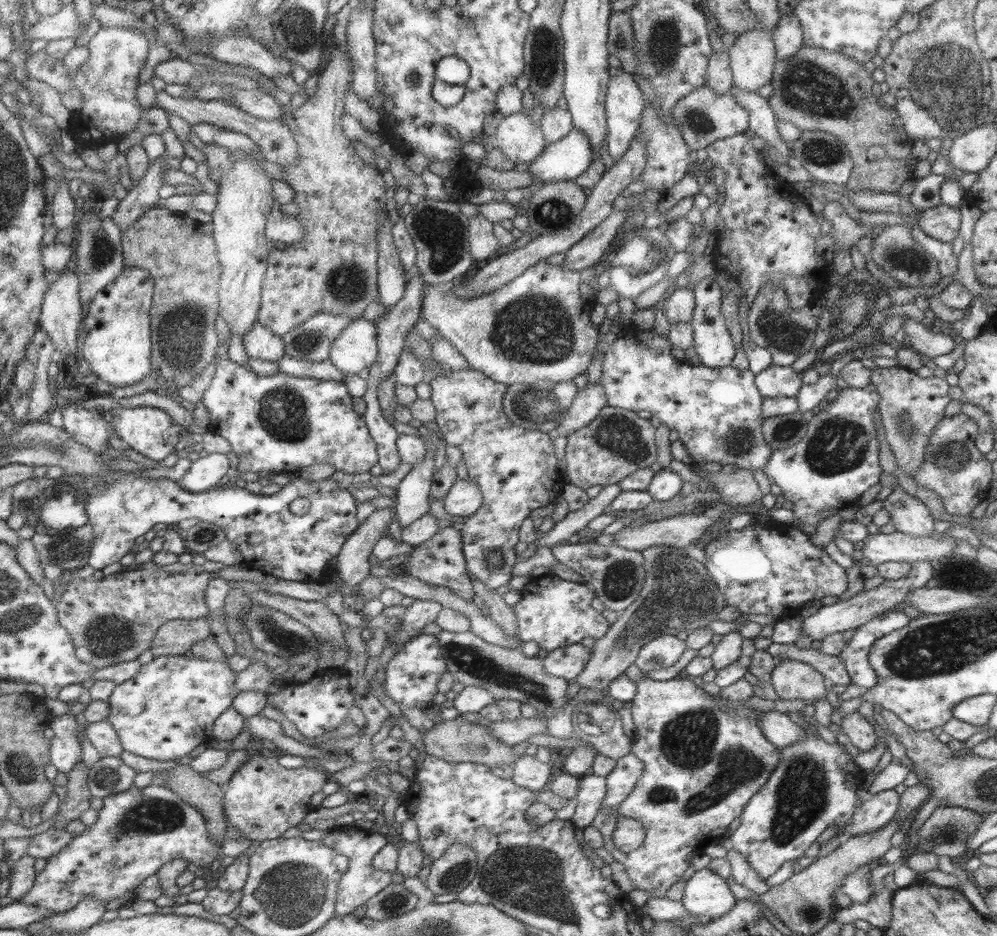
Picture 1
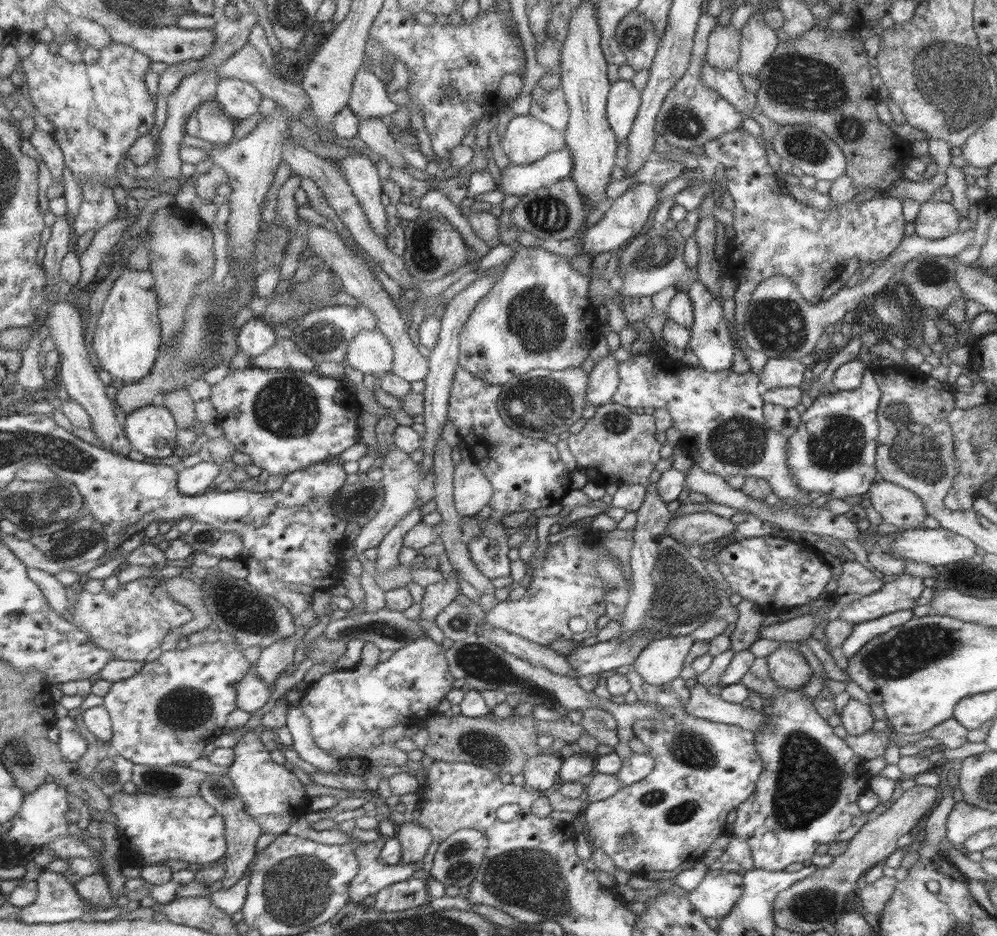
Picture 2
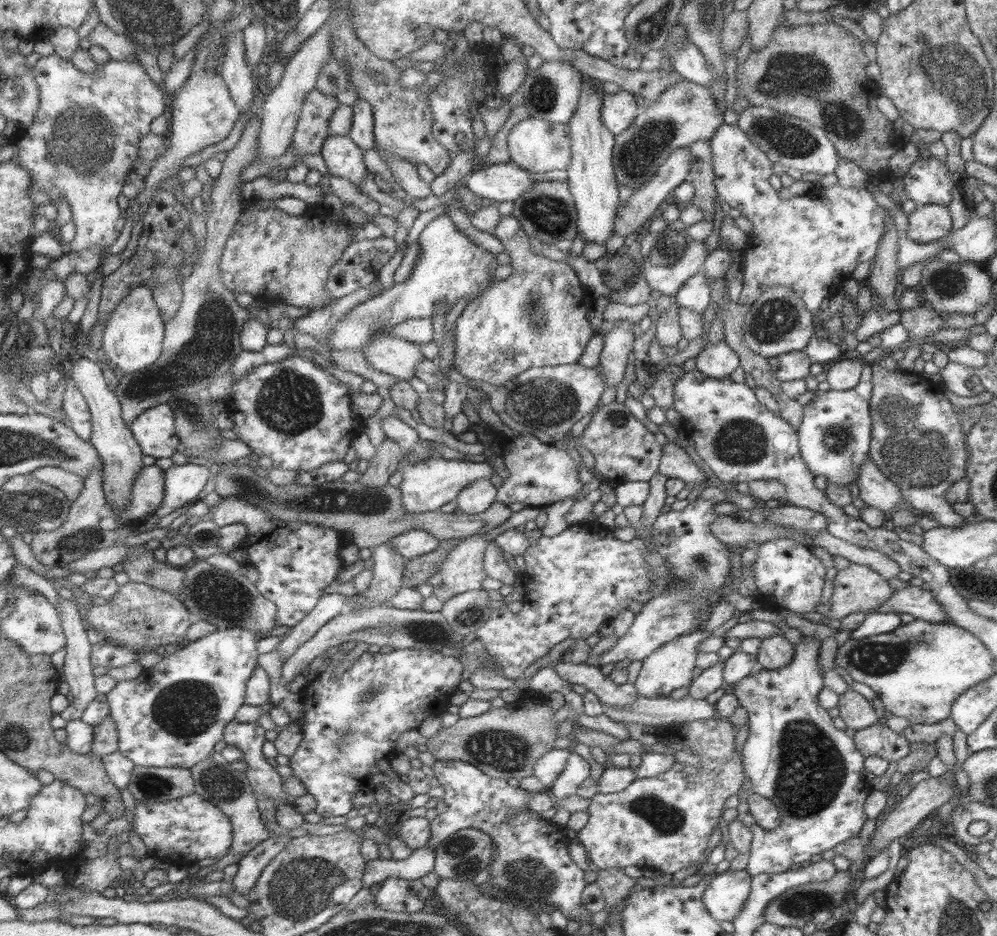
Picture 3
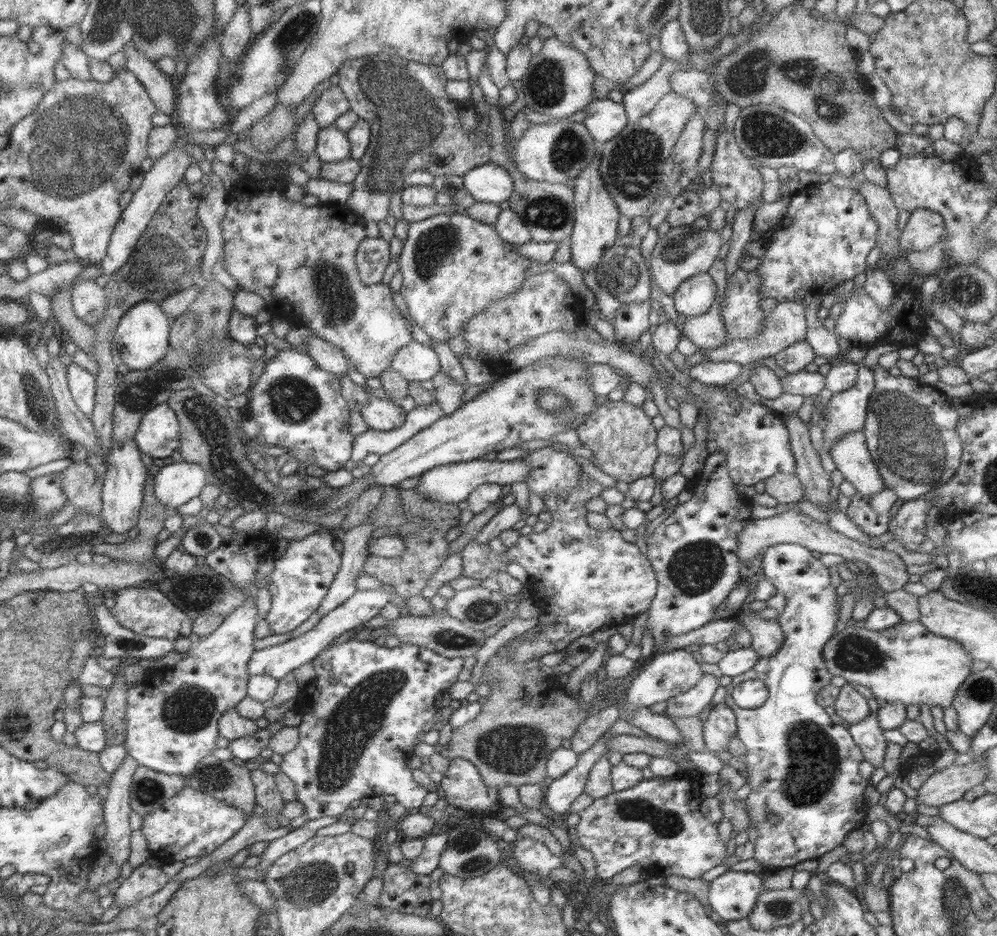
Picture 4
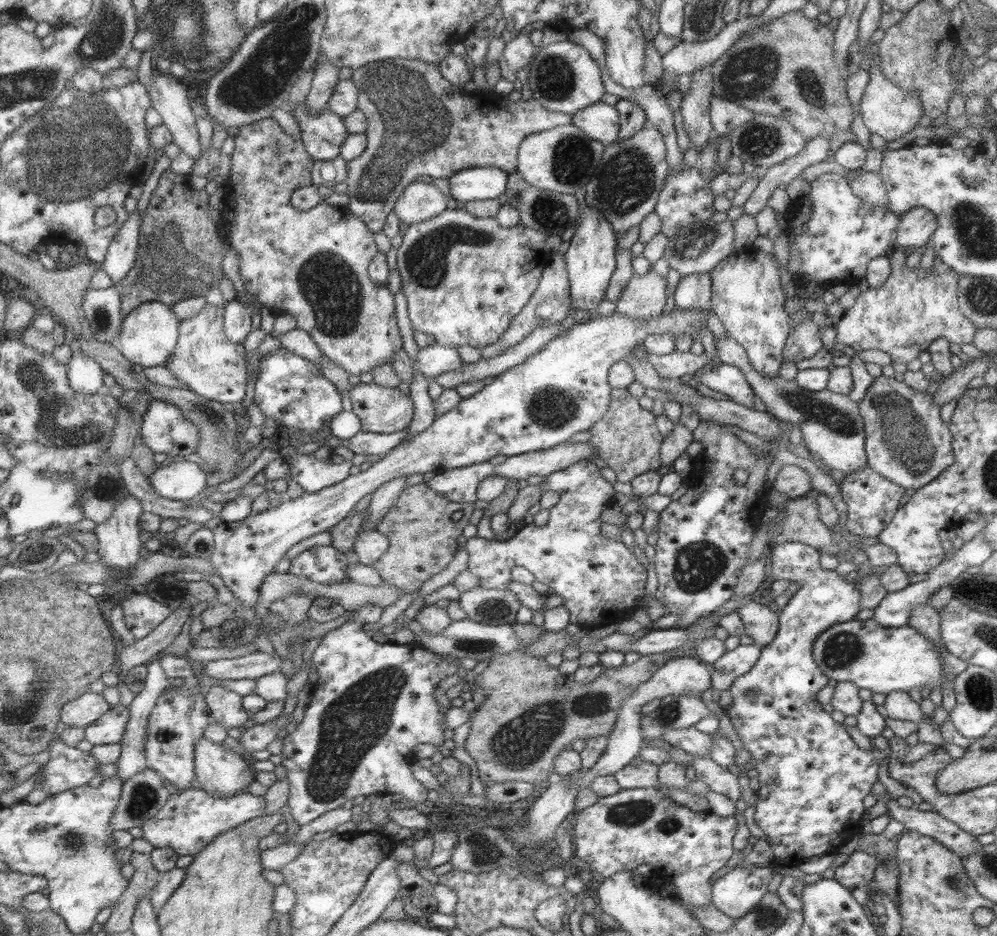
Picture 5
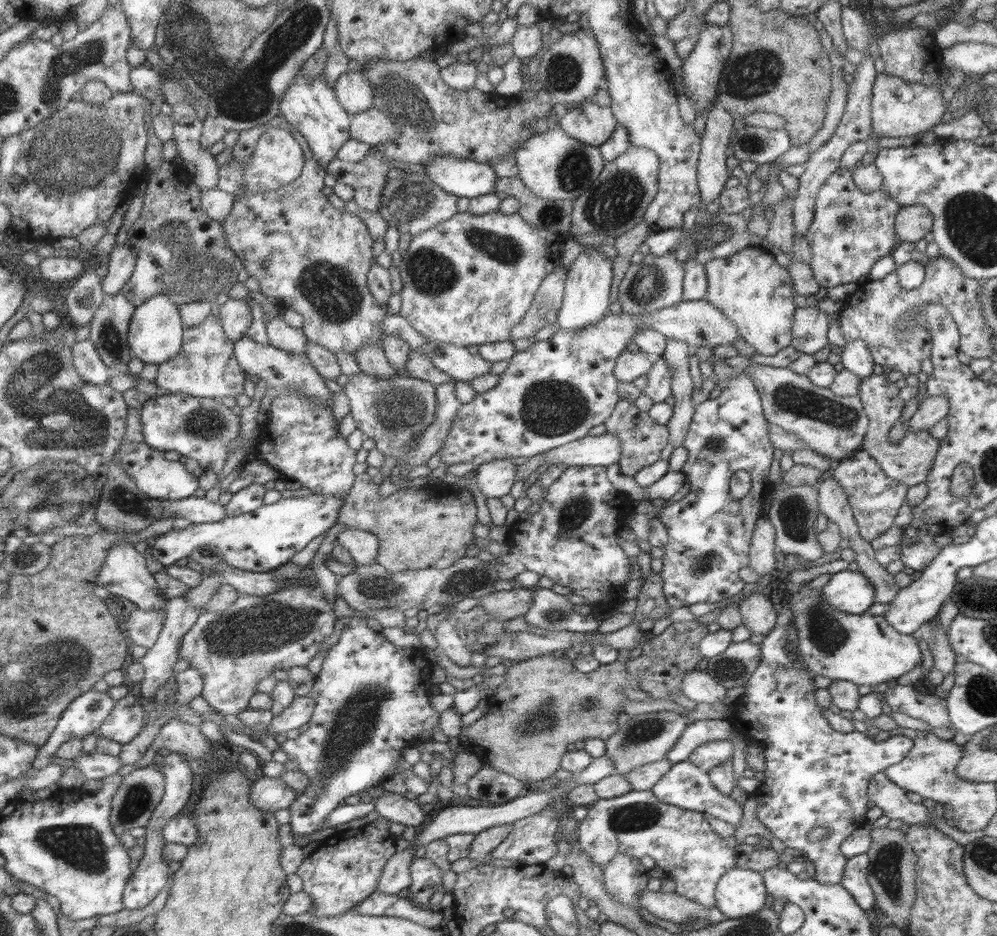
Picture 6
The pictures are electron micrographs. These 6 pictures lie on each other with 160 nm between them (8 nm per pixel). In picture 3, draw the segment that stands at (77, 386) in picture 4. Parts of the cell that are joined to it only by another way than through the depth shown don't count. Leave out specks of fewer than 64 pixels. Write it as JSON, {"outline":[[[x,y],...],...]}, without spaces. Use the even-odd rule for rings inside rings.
{"outline":[[[65,378],[65,381],[63,412],[65,412],[67,423],[74,433],[87,442],[90,440],[92,426],[85,398],[73,379]]]}

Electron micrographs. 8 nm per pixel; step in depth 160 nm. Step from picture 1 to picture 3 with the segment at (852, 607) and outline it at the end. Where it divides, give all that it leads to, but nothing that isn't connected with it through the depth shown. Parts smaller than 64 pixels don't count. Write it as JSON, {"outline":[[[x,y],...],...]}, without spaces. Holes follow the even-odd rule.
{"outline":[[[908,585],[903,589],[894,590],[881,606],[872,611],[894,611],[911,614],[917,620],[925,622],[940,622],[947,624],[947,618],[943,607],[934,599],[929,590],[923,590],[919,586]]]}

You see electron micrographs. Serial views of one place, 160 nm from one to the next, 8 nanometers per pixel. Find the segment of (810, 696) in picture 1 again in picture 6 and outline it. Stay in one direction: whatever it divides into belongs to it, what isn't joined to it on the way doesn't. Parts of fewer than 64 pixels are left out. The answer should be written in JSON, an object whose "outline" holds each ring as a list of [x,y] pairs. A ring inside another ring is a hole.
{"outline":[[[751,593],[744,596],[737,604],[742,623],[752,634],[767,634],[775,624],[778,607],[773,606],[767,596],[759,593]]]}

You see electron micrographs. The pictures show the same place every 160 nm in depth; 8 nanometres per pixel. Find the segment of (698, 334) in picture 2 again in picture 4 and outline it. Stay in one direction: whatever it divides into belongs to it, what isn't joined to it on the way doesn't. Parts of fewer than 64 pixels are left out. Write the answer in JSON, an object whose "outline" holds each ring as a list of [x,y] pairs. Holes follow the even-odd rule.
{"outline":[[[705,272],[687,278],[679,284],[672,295],[677,313],[687,317],[697,317],[707,312],[715,300],[716,287]],[[701,362],[688,368],[687,374],[701,384],[720,386],[733,382],[741,372],[741,365],[735,362]]]}

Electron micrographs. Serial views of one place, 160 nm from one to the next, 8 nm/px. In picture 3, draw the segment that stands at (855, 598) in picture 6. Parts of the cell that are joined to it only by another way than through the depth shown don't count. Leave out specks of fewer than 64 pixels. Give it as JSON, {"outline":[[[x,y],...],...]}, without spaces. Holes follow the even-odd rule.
{"outline":[[[784,536],[761,543],[752,568],[758,594],[771,595],[779,608],[797,614],[814,612],[815,606],[820,604],[819,595],[825,582],[823,579],[825,566],[811,554],[810,550],[810,547]],[[802,634],[801,640],[794,644],[794,653],[788,665],[773,670],[756,667],[745,678],[731,685],[731,694],[747,711],[747,740],[740,751],[745,780],[735,808],[737,820],[752,834],[748,863],[744,868],[751,877],[783,872],[791,864],[799,864],[814,854],[831,850],[840,842],[857,836],[867,819],[863,804],[872,788],[861,779],[864,758],[847,733],[835,728],[831,716],[818,701],[818,692],[824,687],[823,675],[817,665],[819,644],[817,635],[808,637]],[[747,793],[769,799],[777,808],[779,825],[774,830],[763,830],[755,823],[745,802]]]}

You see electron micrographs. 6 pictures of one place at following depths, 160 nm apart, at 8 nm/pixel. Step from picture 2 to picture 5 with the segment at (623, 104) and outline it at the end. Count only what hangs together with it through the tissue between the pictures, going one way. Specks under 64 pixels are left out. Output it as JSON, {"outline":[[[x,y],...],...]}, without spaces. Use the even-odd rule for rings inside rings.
{"outline":[[[599,101],[573,113],[571,123],[591,140],[609,145],[616,139],[619,115],[613,105]]]}

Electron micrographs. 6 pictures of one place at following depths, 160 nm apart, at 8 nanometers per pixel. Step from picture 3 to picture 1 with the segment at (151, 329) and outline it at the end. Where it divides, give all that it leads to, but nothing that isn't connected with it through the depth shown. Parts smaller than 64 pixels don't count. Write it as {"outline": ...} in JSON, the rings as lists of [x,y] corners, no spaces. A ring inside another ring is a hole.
{"outline":[[[126,266],[85,309],[80,357],[89,362],[93,374],[114,387],[131,386],[151,374],[149,314],[153,292],[153,280],[147,270]]]}

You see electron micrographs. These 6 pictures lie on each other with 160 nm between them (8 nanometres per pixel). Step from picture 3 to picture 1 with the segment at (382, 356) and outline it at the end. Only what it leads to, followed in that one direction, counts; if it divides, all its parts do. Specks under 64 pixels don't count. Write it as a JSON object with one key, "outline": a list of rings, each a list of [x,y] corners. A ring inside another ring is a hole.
{"outline":[[[363,318],[353,319],[331,343],[328,359],[343,374],[357,374],[375,362],[376,335],[374,322]]]}

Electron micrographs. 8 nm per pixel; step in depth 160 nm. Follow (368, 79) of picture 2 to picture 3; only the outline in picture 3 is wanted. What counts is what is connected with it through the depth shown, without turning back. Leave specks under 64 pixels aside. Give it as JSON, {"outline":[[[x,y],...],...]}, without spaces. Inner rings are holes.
{"outline":[[[357,98],[352,106],[352,121],[346,135],[363,152],[374,148],[372,120],[372,108],[368,105],[368,102]]]}

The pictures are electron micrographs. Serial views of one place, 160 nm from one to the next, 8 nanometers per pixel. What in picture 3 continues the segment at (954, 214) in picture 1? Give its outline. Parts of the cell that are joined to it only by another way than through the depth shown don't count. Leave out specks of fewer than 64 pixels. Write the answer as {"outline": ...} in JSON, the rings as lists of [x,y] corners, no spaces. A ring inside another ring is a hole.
{"outline":[[[937,204],[916,205],[907,217],[906,237],[919,244],[939,240],[946,236],[952,227],[947,206]]]}

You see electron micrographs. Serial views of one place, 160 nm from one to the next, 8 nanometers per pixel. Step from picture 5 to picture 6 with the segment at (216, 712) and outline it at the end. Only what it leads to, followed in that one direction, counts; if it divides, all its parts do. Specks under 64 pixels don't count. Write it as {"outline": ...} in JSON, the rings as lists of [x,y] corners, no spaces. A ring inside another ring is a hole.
{"outline":[[[287,561],[276,566],[272,572],[274,572],[276,576],[282,576],[282,587],[280,589],[273,591],[271,594],[263,595],[262,597],[247,593],[239,594],[227,608],[224,608],[223,611],[219,611],[218,614],[207,610],[204,611],[192,624],[191,628],[181,635],[177,649],[178,658],[184,658],[189,663],[189,667],[194,668],[197,672],[201,673],[201,696],[203,700],[215,710],[215,712],[218,712],[221,715],[236,715],[240,710],[243,710],[243,708],[248,705],[248,700],[255,694],[255,686],[257,686],[257,683],[260,680],[263,680],[263,678],[271,676],[270,674],[273,670],[287,670],[288,668],[291,668],[291,666],[305,667],[307,662],[309,662],[309,660],[311,660],[311,658],[318,652],[319,648],[321,648],[321,644],[325,642],[325,639],[333,634],[333,624],[335,624],[337,618],[333,614],[333,606],[326,601],[324,594],[321,592],[318,580],[316,579],[314,570],[311,568],[310,564],[304,567],[299,567],[290,561]]]}

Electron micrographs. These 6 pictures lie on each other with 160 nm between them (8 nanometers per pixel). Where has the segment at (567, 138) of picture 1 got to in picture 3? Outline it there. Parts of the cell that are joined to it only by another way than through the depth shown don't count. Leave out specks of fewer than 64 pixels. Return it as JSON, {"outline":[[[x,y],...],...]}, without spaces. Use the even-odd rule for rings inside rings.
{"outline":[[[514,162],[490,164],[479,169],[476,167],[464,176],[465,186],[487,203],[514,201],[531,185],[528,170],[519,168]]]}

